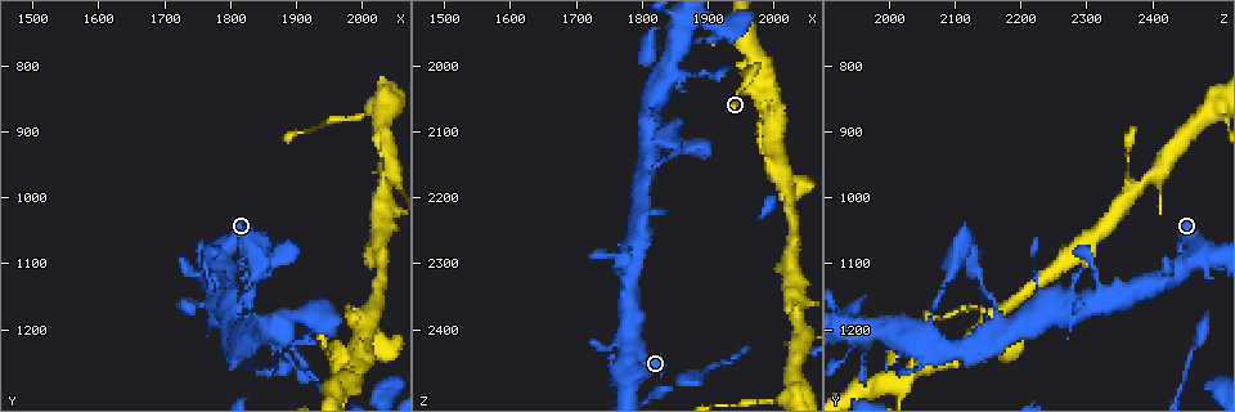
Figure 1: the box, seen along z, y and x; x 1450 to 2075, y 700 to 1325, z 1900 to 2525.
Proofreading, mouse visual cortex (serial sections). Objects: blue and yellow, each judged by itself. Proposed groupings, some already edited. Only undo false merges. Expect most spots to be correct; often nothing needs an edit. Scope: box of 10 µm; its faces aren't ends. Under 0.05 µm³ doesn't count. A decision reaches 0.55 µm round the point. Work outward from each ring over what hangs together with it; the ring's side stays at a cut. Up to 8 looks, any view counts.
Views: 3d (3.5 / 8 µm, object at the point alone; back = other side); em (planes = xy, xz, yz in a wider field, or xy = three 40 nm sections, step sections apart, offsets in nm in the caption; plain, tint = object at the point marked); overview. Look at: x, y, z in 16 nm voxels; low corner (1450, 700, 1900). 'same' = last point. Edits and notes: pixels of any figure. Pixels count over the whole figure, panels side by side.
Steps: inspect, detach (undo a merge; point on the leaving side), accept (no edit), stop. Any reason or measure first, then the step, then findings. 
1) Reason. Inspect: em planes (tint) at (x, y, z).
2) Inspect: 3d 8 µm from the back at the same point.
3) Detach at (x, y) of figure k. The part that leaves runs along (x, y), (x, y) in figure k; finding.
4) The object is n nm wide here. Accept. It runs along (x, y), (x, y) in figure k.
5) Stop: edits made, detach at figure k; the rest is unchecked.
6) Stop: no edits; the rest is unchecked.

Arms part here. Inspect: 3d 3.5 µm at (1795, 1155, 2260).

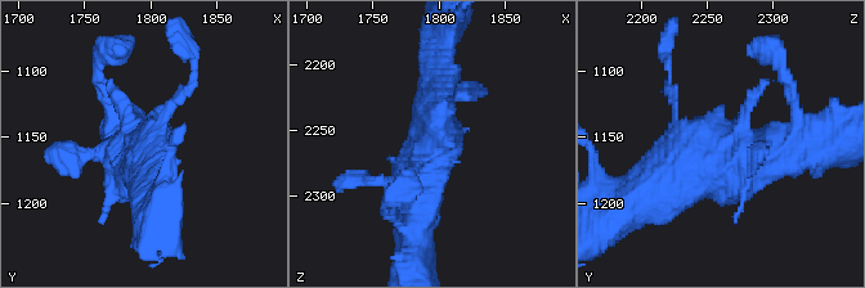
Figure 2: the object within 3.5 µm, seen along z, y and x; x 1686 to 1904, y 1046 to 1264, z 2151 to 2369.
Inspect: em xy step 5 (tint) at (1800, 1154, 2262).

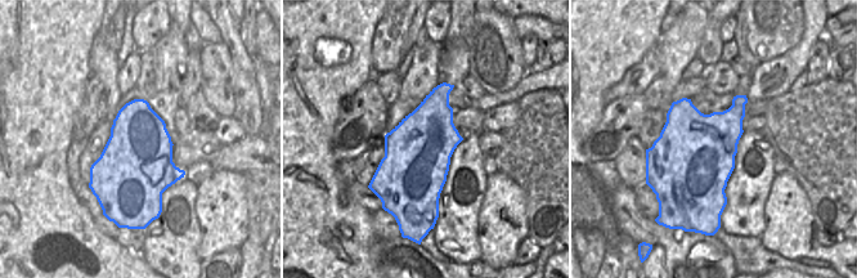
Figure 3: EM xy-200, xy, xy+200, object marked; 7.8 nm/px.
The object is 500 nm wide here. Accept. It runs along (814, 143), (689, 170), (659, 194) in figure 2; all the same cell.

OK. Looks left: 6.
Thin neck. Inspect: 3d 3.5 µm at (1975, 1265, 2040).

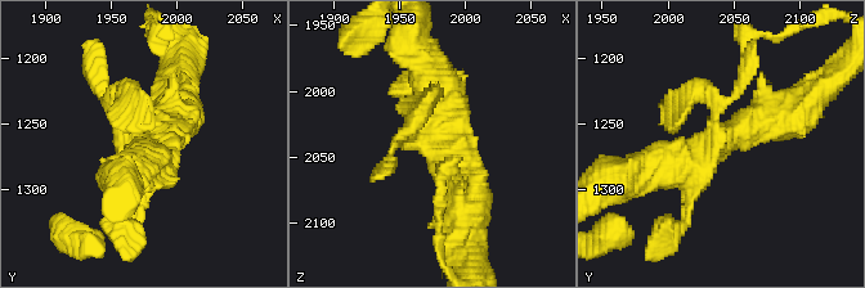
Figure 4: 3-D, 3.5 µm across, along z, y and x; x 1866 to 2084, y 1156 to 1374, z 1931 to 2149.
4 arms meet here; the arms are 150, 150, 450, 500 nm wide; now the EM. Inspect: em planes (tint) at (1974, 1264, 2036).

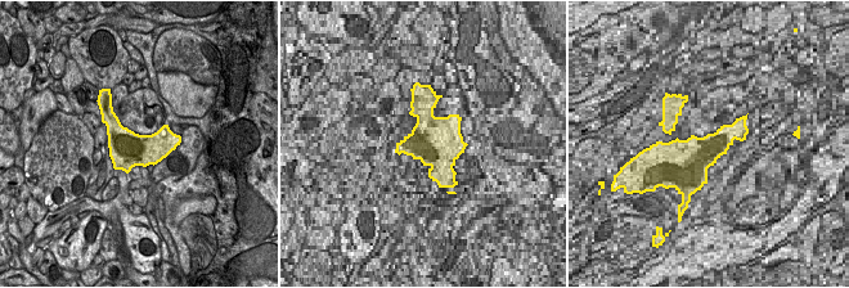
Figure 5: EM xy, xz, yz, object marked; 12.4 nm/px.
Accept. It runs along (98, 81), (138, 144), (174, 117) in figure 4; all the same cell.

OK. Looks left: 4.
Sharp bend. Inspect: 3d 8 µm at (2035, 1230, 2180).

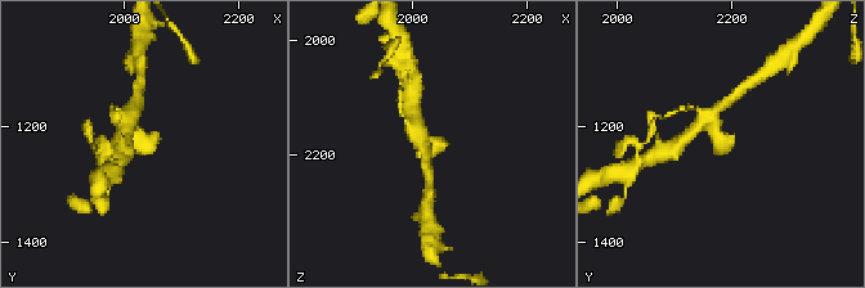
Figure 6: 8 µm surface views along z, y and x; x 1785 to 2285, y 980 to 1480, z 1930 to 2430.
Inspect: em xy step 5 (tint) at the same point.

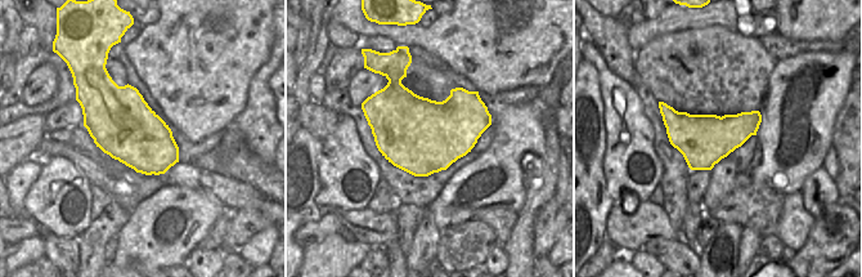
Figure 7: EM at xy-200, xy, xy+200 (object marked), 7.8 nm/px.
Accept. It runs along (416, 127), (418, 139), (443, 145) in figure 6; one cell here.

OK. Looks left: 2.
Stop: no edits; the rest is unchecked.

